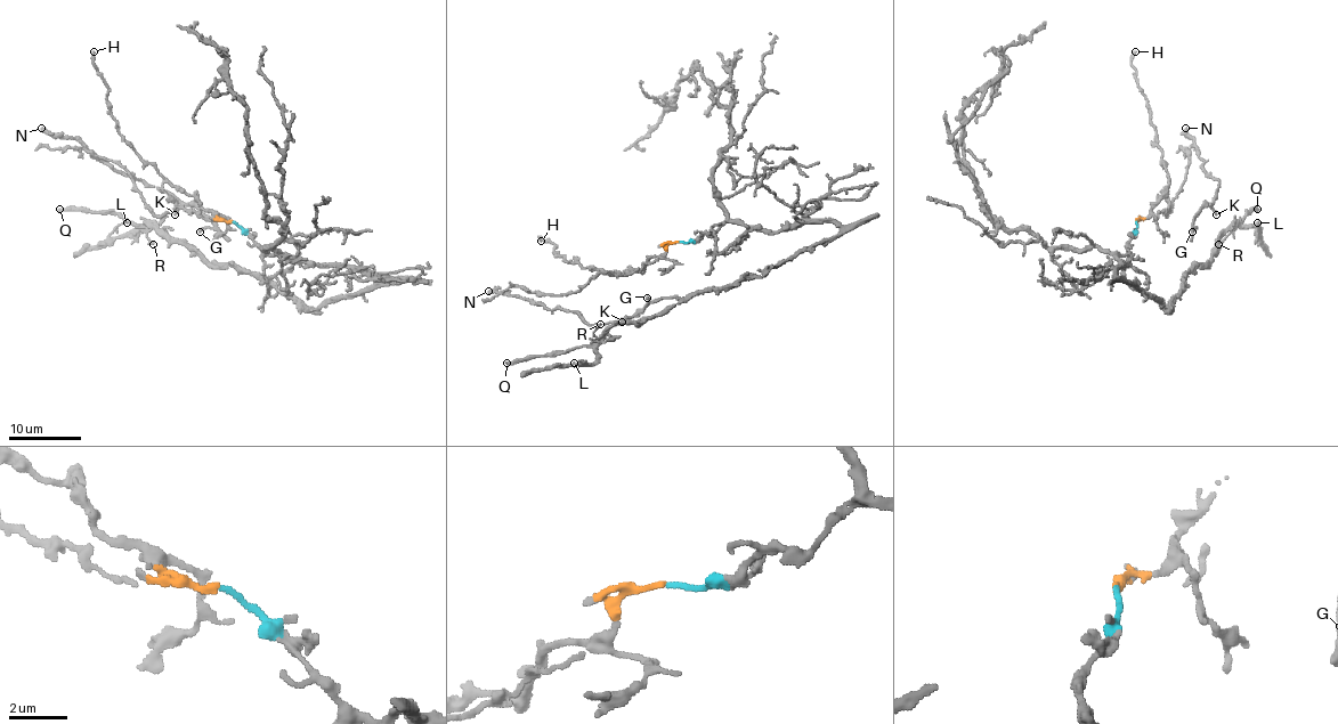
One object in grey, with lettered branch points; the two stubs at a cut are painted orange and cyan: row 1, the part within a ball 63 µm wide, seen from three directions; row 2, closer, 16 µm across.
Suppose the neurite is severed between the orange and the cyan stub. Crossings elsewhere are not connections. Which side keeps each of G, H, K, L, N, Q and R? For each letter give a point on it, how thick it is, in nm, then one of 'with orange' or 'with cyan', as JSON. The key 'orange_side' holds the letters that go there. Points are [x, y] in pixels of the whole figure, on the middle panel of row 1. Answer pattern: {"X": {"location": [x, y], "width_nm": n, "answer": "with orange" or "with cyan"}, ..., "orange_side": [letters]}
{"G": {"location": [647, 298], "width_nm": 180, "answer": "with orange"}, "H": {"location": [541, 241], "width_nm": 240, "answer": "with orange"}, "K": {"location": [622, 322], "width_nm": 170, "answer": "with orange"}, "L": {"location": [574, 363], "width_nm": 120, "answer": "with cyan"}, "N": {"location": [488, 291], "width_nm": 380, "answer": "with orange"}, "Q": {"location": [507, 363], "width_nm": 320, "answer": "with cyan"}, "R": {"location": [600, 324], "width_nm": 150, "answer": "with cyan"}, "orange_side": ["G", "H", "K", "N"]}

